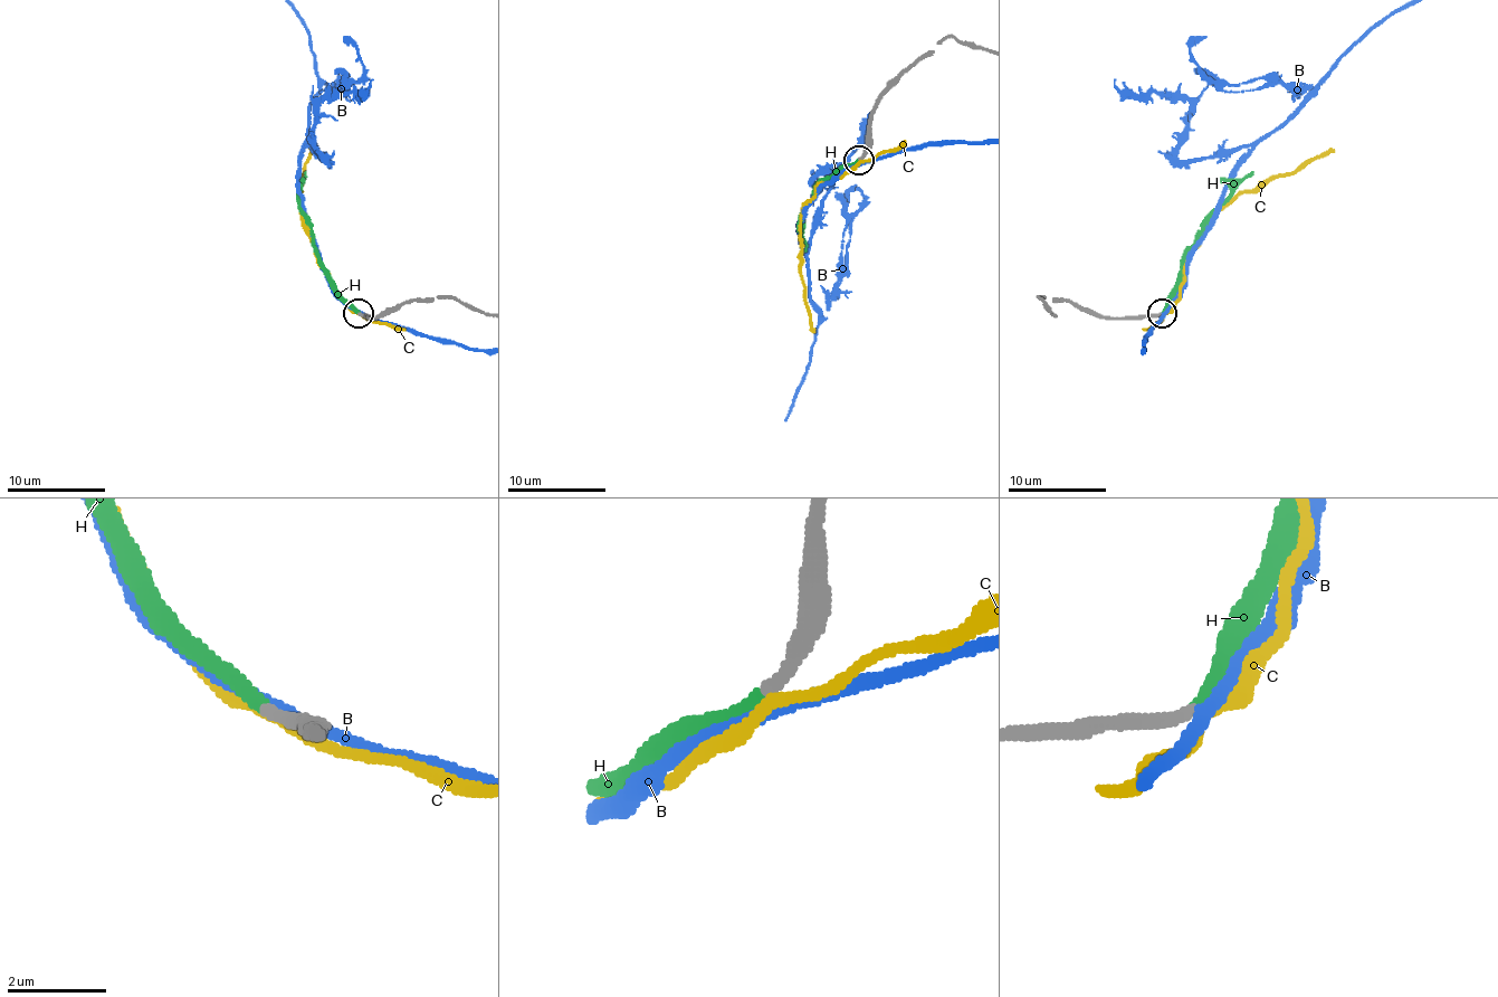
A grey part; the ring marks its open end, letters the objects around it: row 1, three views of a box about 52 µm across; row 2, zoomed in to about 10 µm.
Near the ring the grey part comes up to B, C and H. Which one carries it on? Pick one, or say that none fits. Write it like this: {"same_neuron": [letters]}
{"same_neuron": ["H"]}

